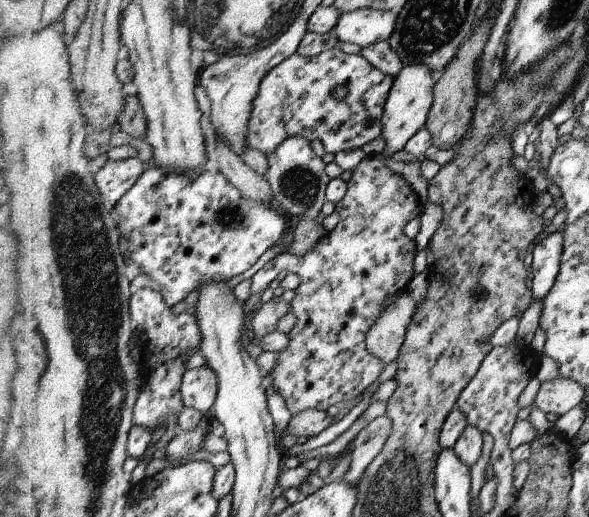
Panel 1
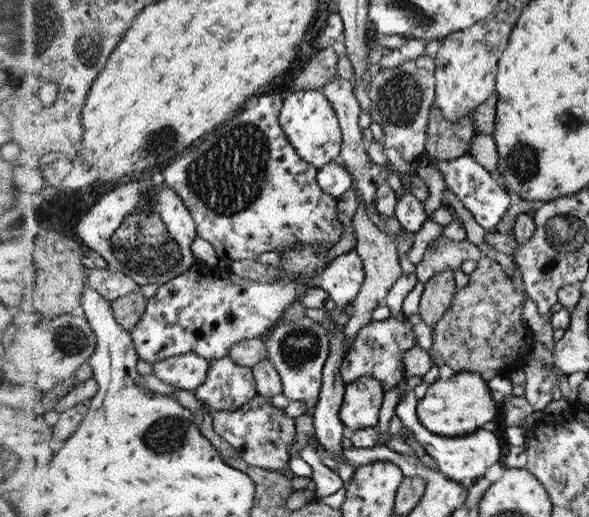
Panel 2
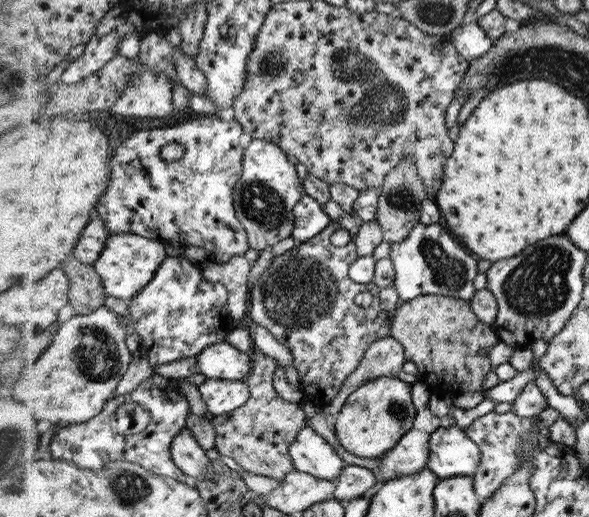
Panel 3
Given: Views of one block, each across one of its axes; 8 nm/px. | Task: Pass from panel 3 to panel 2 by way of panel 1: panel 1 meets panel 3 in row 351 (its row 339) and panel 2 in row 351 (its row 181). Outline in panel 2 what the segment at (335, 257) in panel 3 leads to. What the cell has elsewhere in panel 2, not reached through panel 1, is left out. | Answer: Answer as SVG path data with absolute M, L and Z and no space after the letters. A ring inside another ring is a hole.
M396 316L382 321L370 321L354 338L350 350L342 361L341 378L347 385L358 381L360 377L372 376L384 387L384 392L394 388L402 380L402 355L416 346L415 326L408 316L400 321Z

